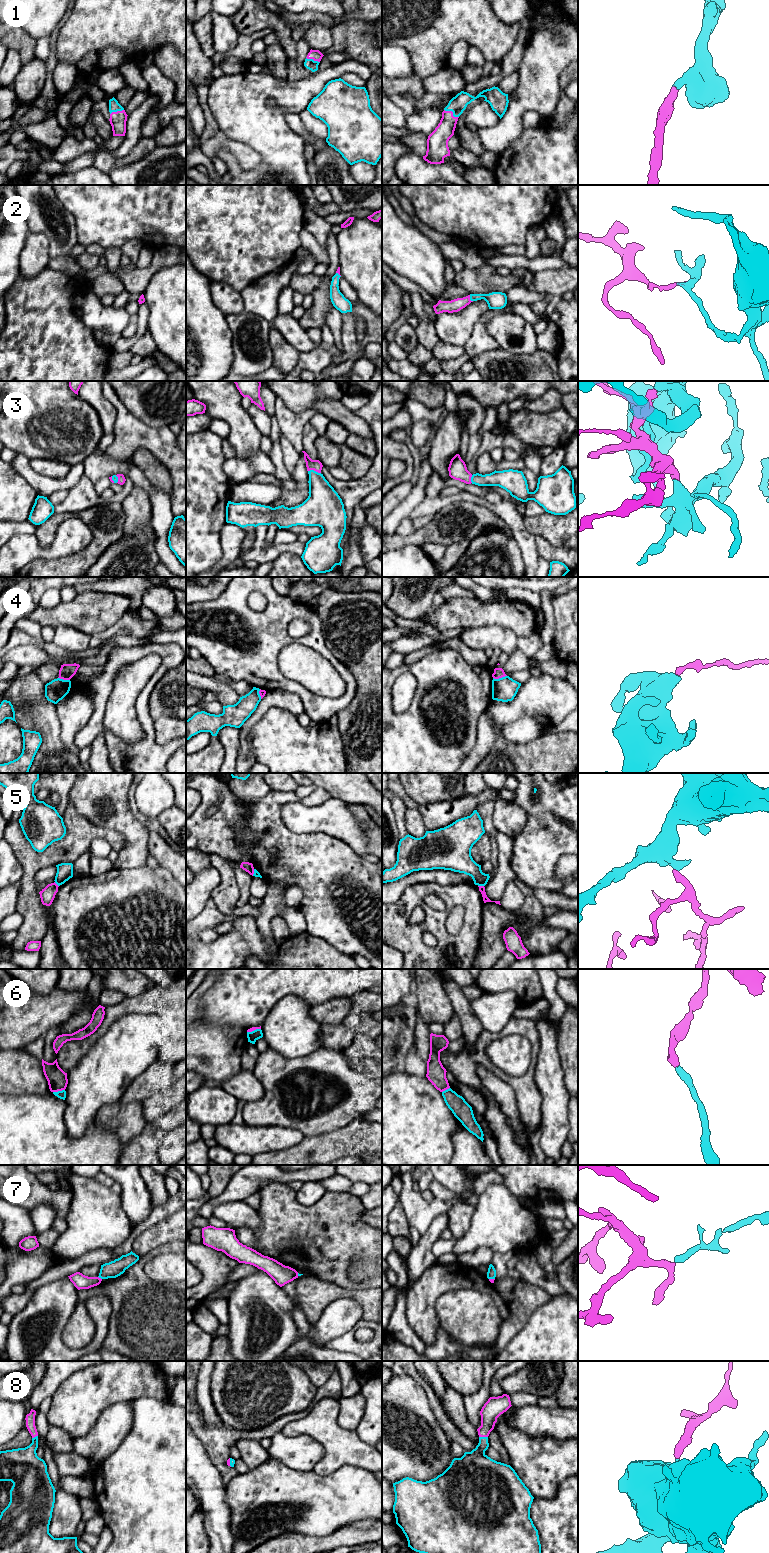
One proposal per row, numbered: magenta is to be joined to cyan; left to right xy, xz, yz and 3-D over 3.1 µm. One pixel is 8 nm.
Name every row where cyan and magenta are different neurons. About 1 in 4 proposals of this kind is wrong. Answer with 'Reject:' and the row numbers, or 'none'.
Reject: 4, 5, 7

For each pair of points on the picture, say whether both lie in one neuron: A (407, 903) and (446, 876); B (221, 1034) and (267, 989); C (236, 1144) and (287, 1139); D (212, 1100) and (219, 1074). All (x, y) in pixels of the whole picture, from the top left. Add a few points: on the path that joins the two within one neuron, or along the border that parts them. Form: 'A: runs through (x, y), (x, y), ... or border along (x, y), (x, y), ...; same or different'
A: border along (459, 883), (451, 885), (414, 883), (412, 885); different
B: border along (206, 1024), (231, 1025), (243, 1028), (246, 1031); different
C: runs through (249, 1141), (274, 1139); same
D: border along (201, 1085), (220, 1086); different

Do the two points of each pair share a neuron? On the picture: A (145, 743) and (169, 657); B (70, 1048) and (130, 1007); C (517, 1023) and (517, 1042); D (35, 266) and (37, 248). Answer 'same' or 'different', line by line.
A: same
B: same
C: different
D: same

